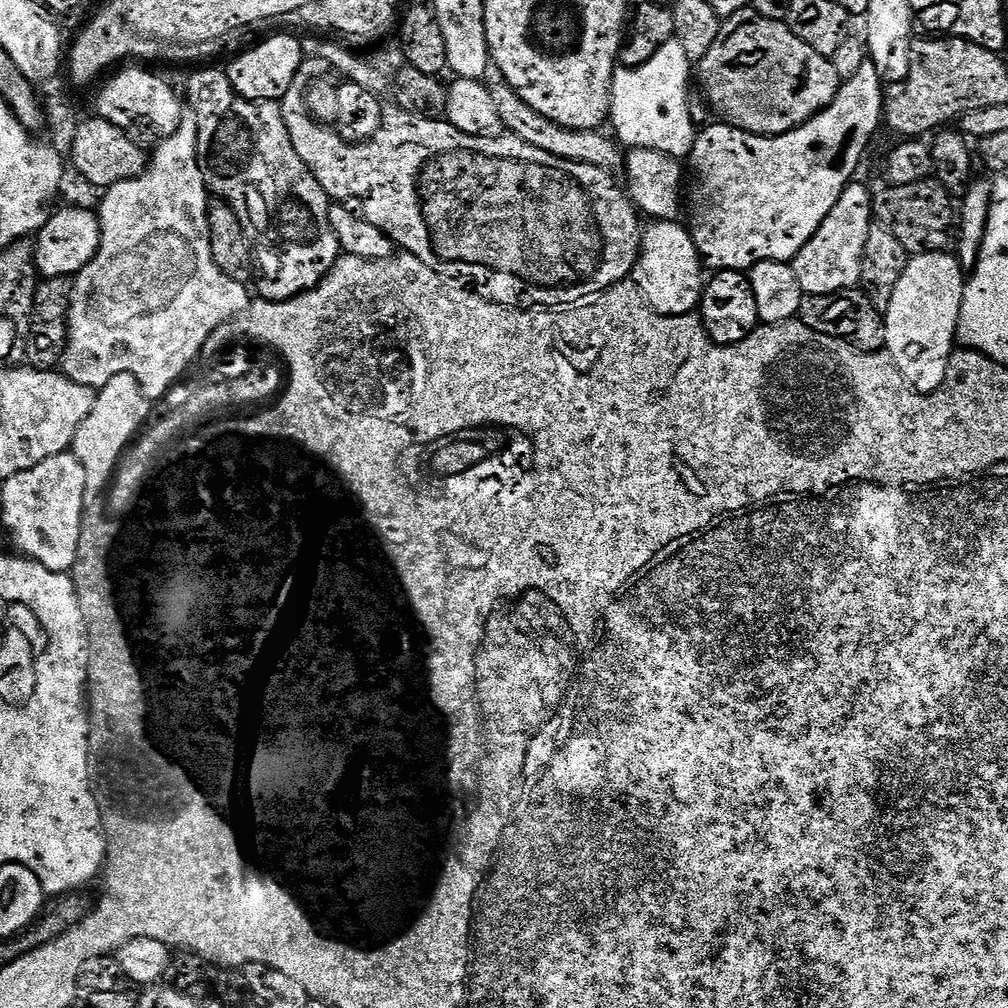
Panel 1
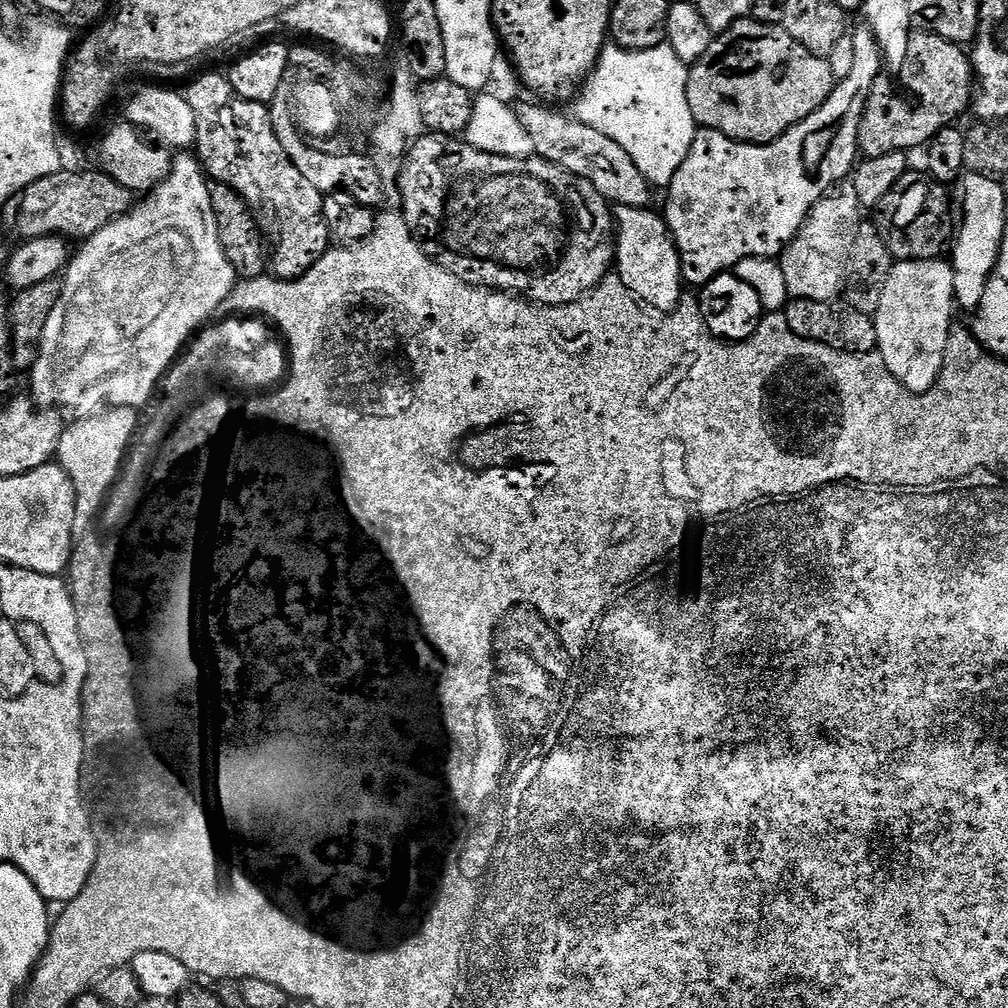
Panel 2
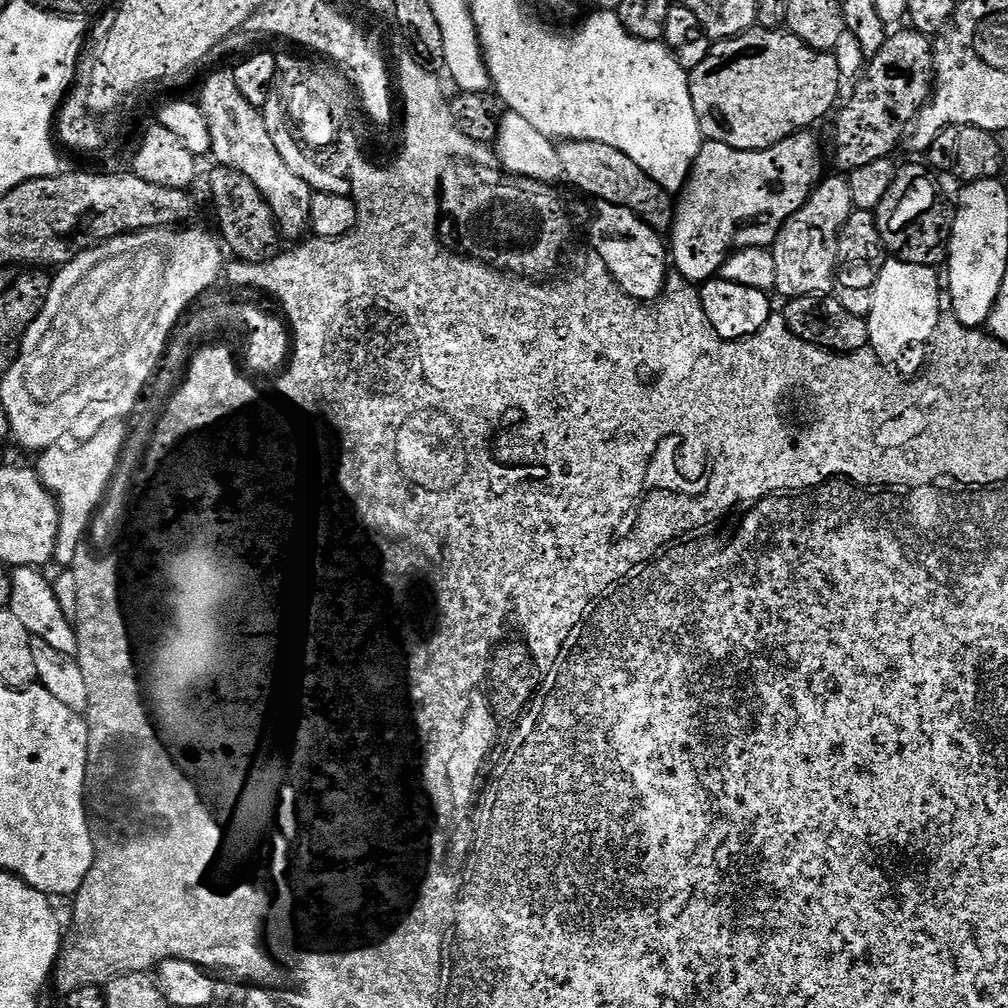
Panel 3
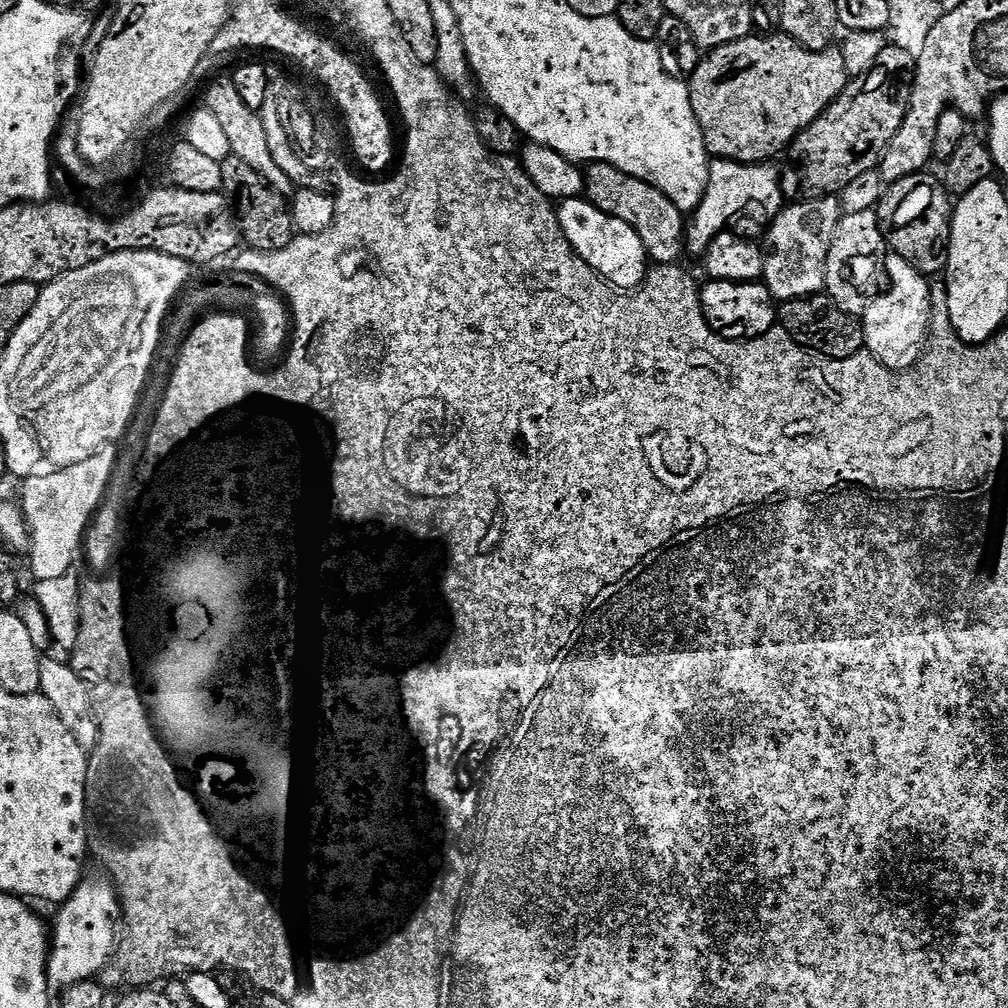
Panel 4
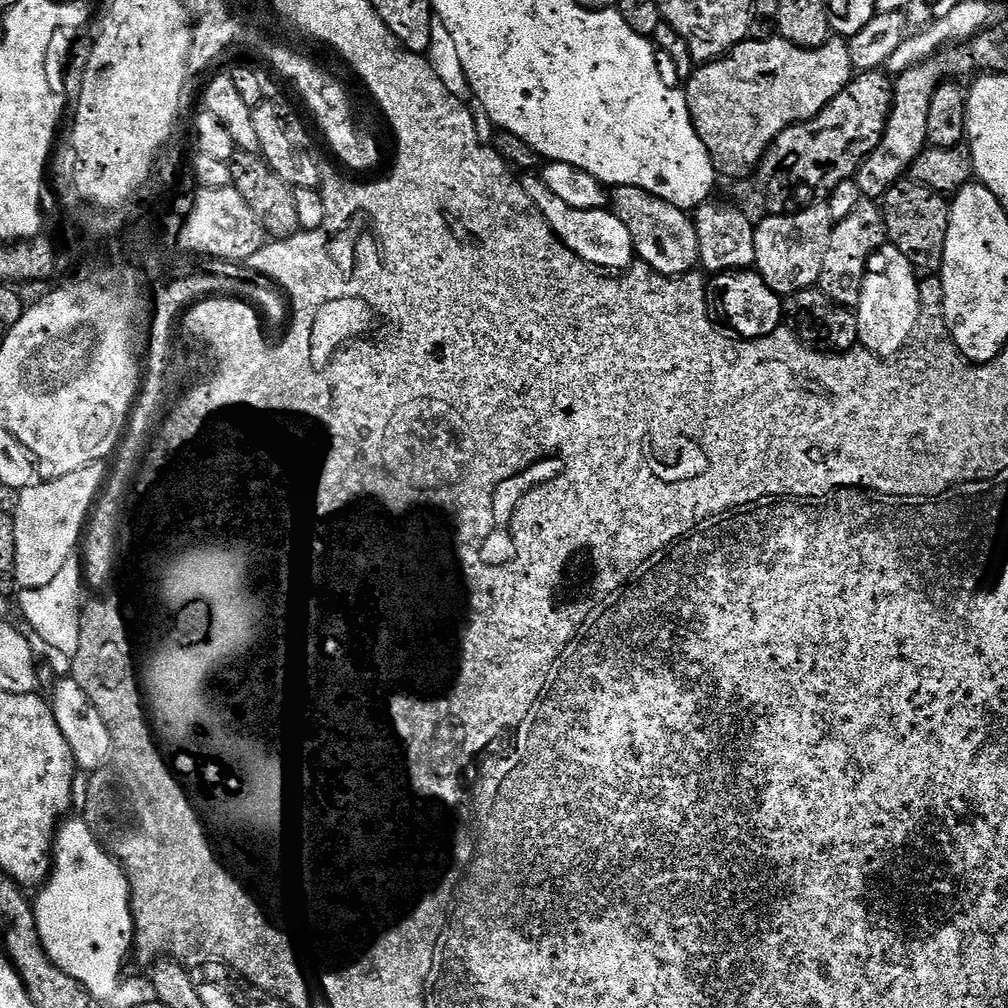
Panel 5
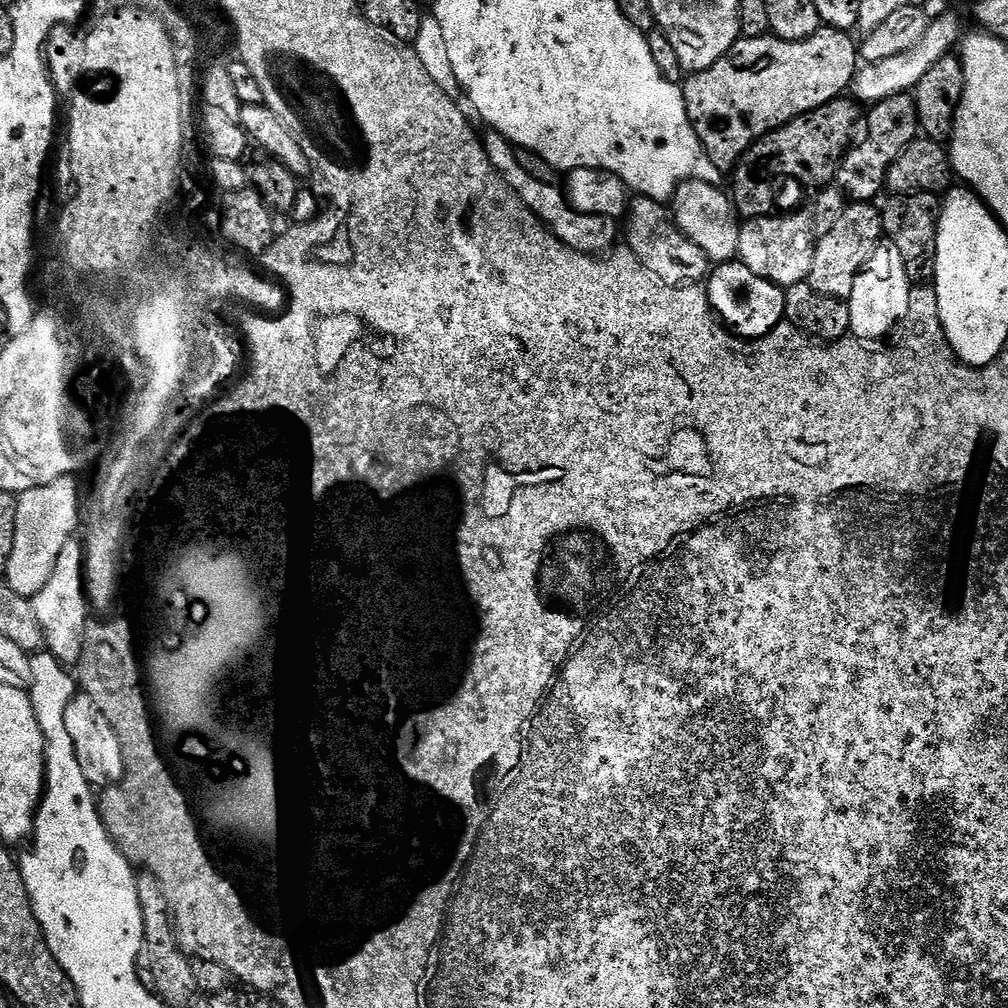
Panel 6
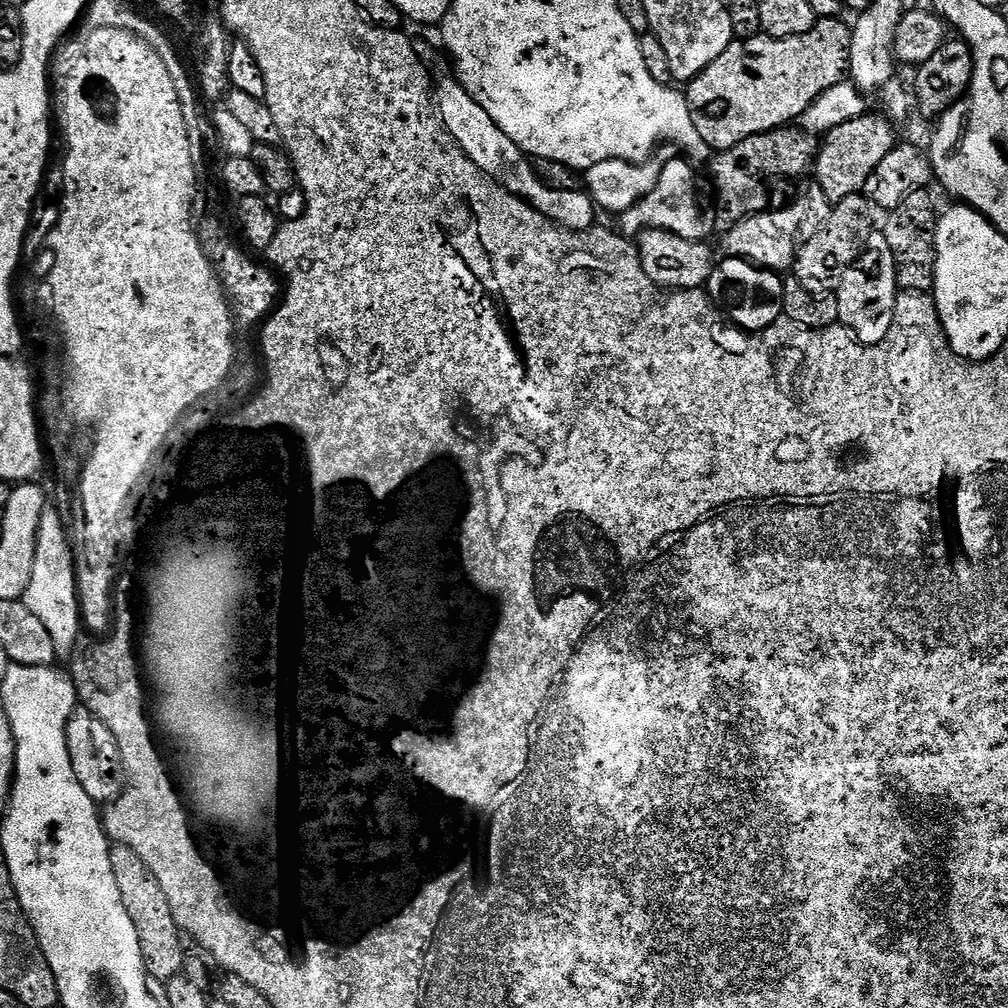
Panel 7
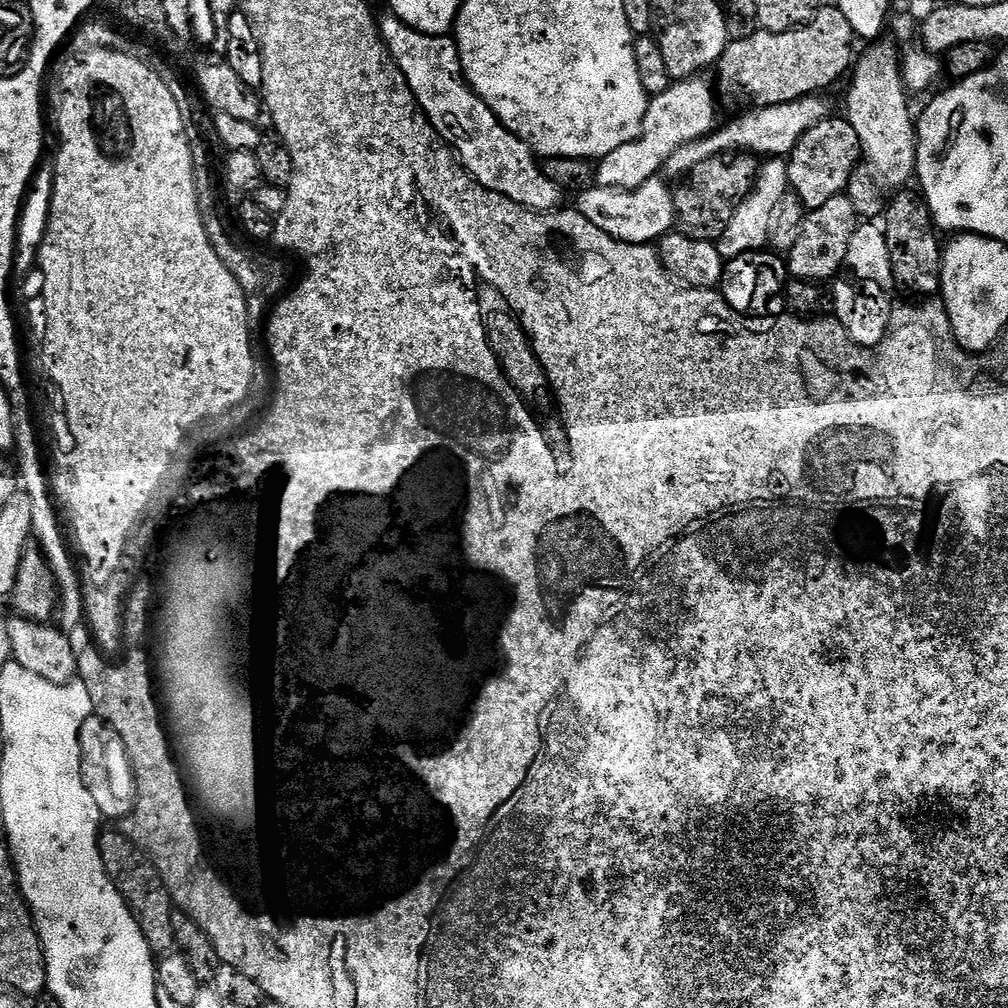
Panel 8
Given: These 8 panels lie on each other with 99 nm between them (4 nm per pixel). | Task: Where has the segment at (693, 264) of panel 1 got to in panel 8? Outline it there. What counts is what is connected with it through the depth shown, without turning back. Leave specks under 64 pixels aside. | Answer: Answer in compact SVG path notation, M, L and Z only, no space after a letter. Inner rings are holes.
M391 14L381 15L378 27L380 37L388 47L392 61L402 70L420 111L428 115L441 140L452 149L465 170L480 185L533 212L550 212L561 207L560 188L546 178L531 146L506 130L490 106L482 102L482 98L464 79L460 52L451 35L428 36L409 28Z

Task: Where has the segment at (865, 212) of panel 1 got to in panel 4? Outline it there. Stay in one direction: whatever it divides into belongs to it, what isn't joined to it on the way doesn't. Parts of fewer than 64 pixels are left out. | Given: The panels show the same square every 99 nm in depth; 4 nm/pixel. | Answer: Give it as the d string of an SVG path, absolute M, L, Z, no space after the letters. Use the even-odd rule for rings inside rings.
M824 194L805 204L789 203L775 220L767 225L768 237L762 240L764 253L763 283L768 285L777 301L803 300L825 291L826 258L840 221L841 201Z

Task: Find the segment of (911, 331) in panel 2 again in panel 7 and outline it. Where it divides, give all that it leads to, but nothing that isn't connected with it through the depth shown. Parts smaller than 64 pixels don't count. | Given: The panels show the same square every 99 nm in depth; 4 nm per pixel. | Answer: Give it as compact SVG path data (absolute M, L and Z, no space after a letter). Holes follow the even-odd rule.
M886 246L869 247L856 261L856 266L844 275L844 284L838 289L840 323L851 328L853 333L885 331L896 314L896 259Z

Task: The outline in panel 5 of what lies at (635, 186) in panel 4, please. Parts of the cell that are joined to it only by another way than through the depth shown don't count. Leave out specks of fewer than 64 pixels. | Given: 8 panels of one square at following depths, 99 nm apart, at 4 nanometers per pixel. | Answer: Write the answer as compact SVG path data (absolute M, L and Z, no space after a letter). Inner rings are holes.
M638 186L613 187L610 208L630 230L639 263L649 264L663 276L684 276L700 264L700 247L693 217L678 206L642 190Z

